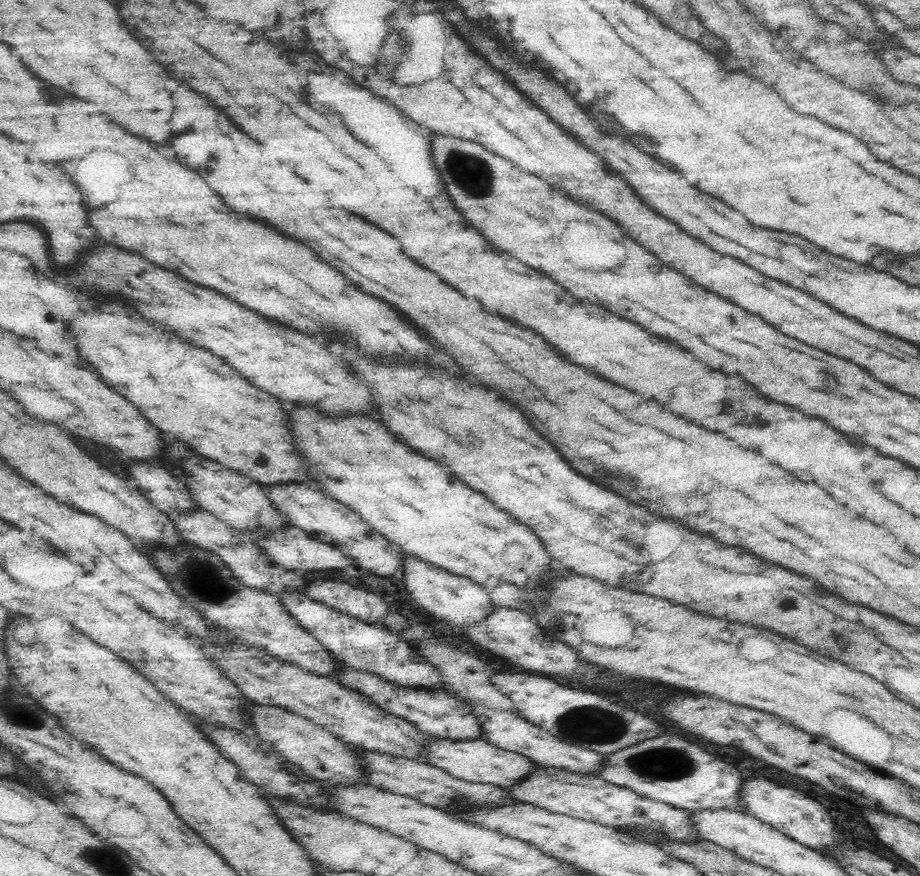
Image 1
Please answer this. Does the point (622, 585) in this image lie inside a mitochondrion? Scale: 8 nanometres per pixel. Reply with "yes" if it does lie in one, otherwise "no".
no

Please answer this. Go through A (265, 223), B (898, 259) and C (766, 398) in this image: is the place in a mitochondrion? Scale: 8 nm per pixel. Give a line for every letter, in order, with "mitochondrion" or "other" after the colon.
A: other
B: other
C: other

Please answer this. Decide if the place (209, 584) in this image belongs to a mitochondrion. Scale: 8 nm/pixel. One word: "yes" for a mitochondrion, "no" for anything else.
yes

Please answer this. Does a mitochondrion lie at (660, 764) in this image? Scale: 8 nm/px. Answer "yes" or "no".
yes

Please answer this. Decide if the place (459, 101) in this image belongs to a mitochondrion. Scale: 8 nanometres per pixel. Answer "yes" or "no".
no

